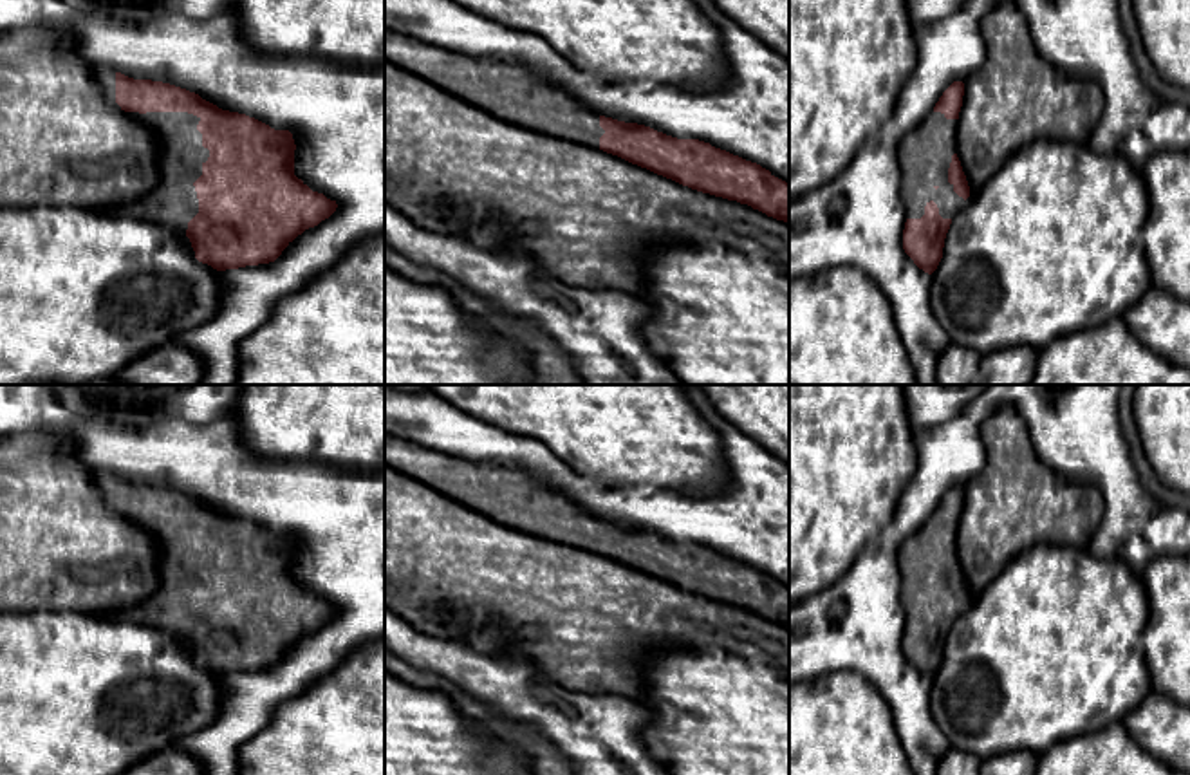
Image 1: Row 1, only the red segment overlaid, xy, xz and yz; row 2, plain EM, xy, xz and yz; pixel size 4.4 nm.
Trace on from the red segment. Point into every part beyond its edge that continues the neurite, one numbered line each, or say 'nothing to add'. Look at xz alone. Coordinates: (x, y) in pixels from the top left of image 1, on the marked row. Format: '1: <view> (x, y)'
1: xz (508, 91)

